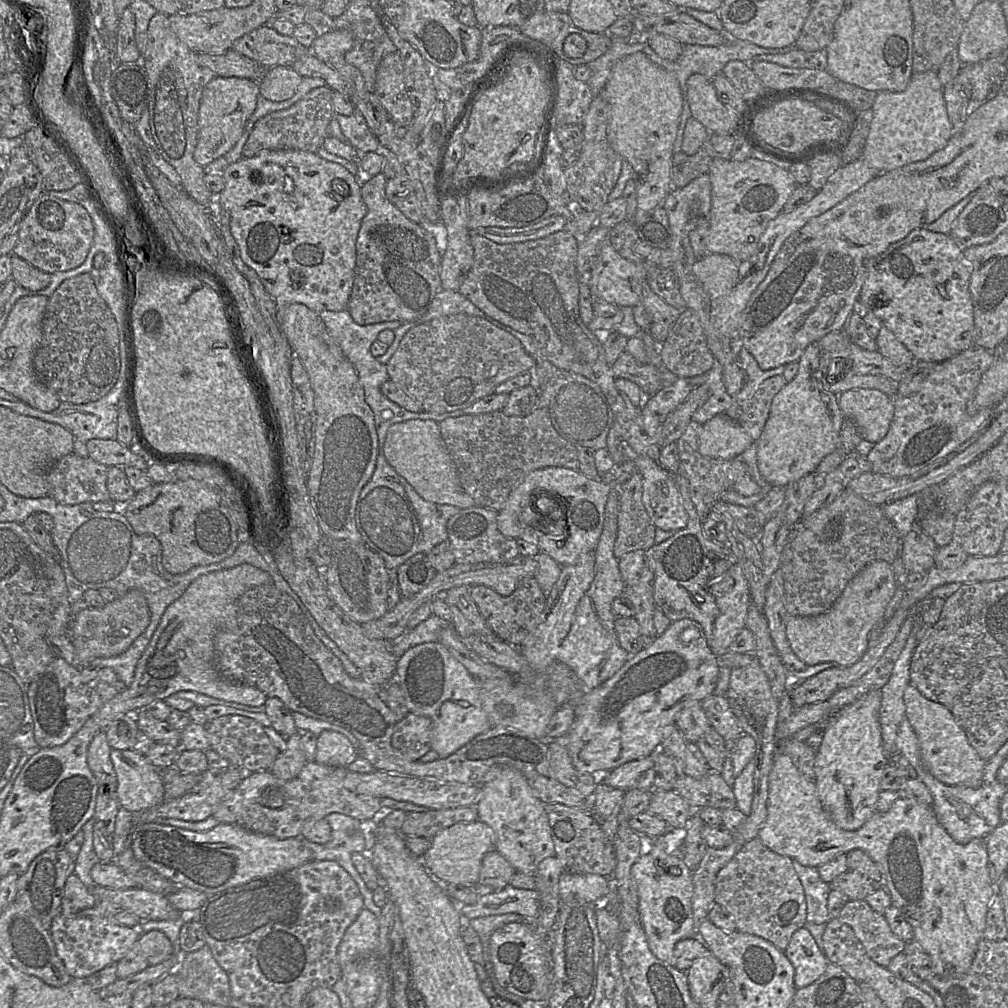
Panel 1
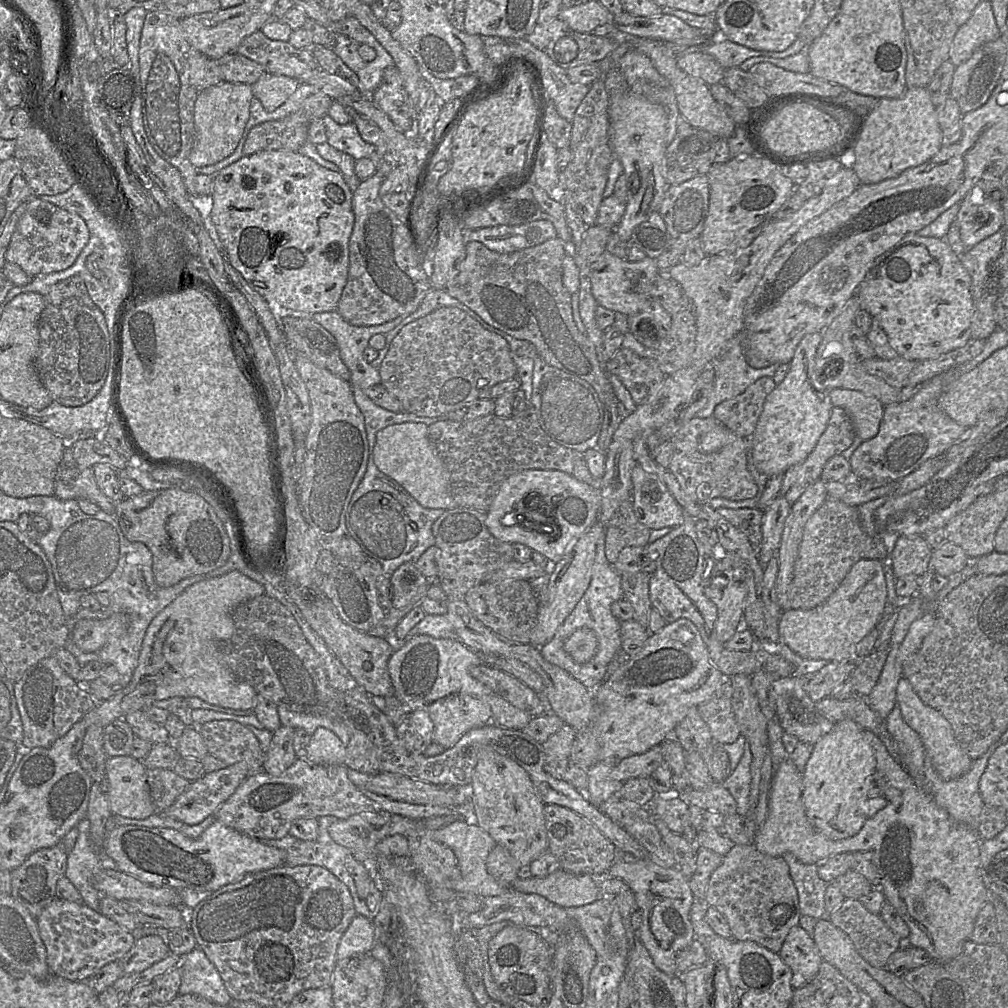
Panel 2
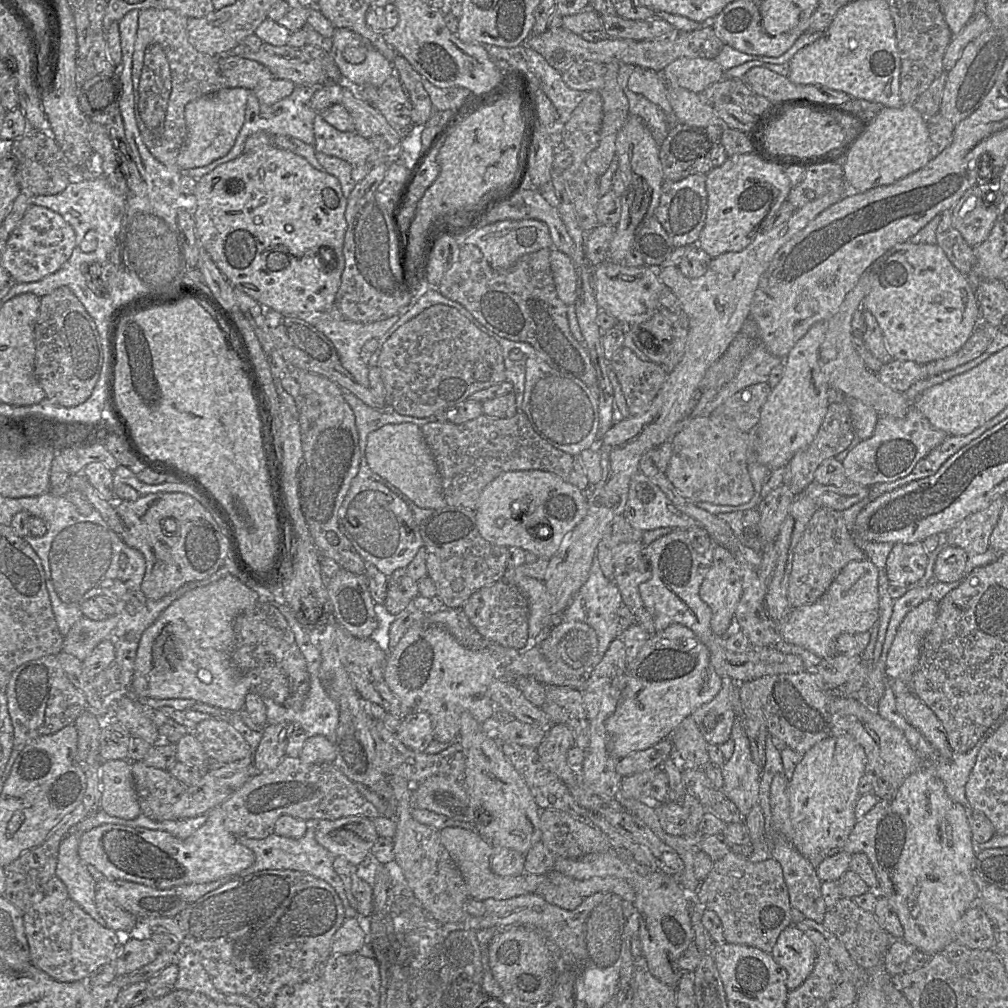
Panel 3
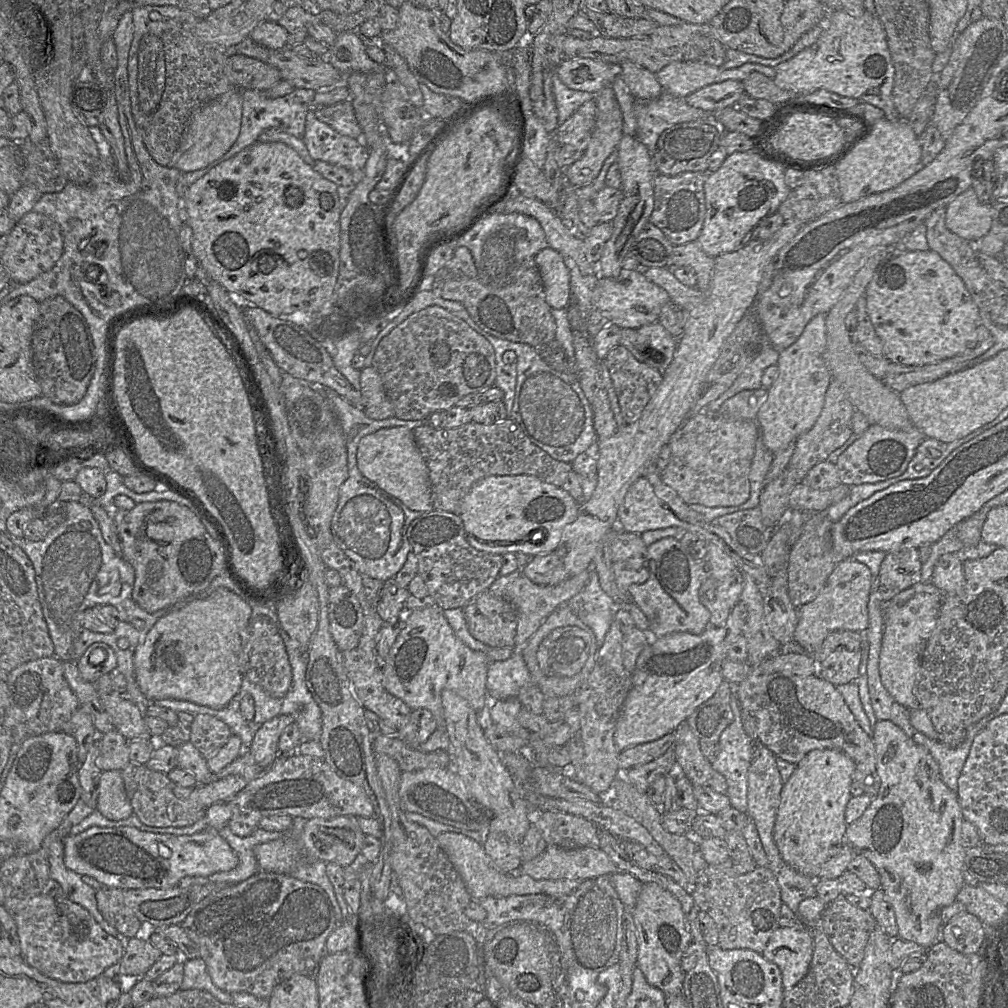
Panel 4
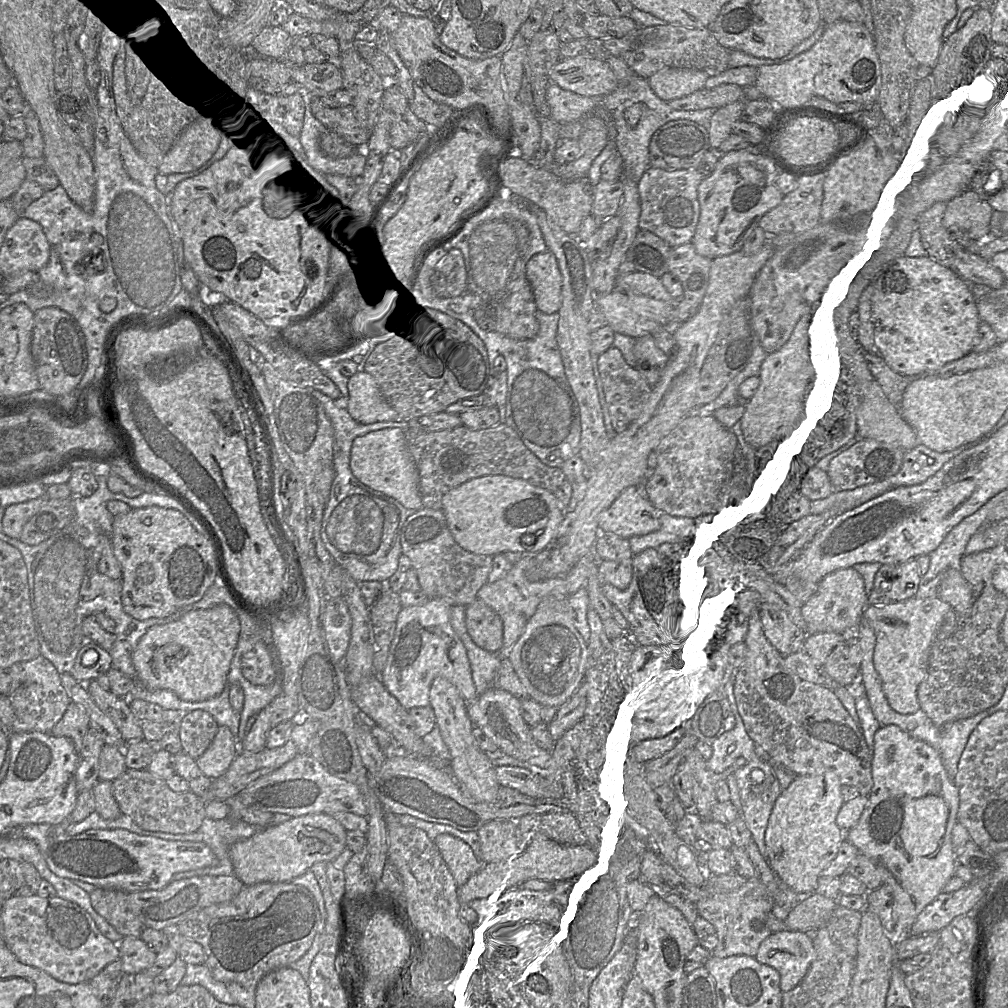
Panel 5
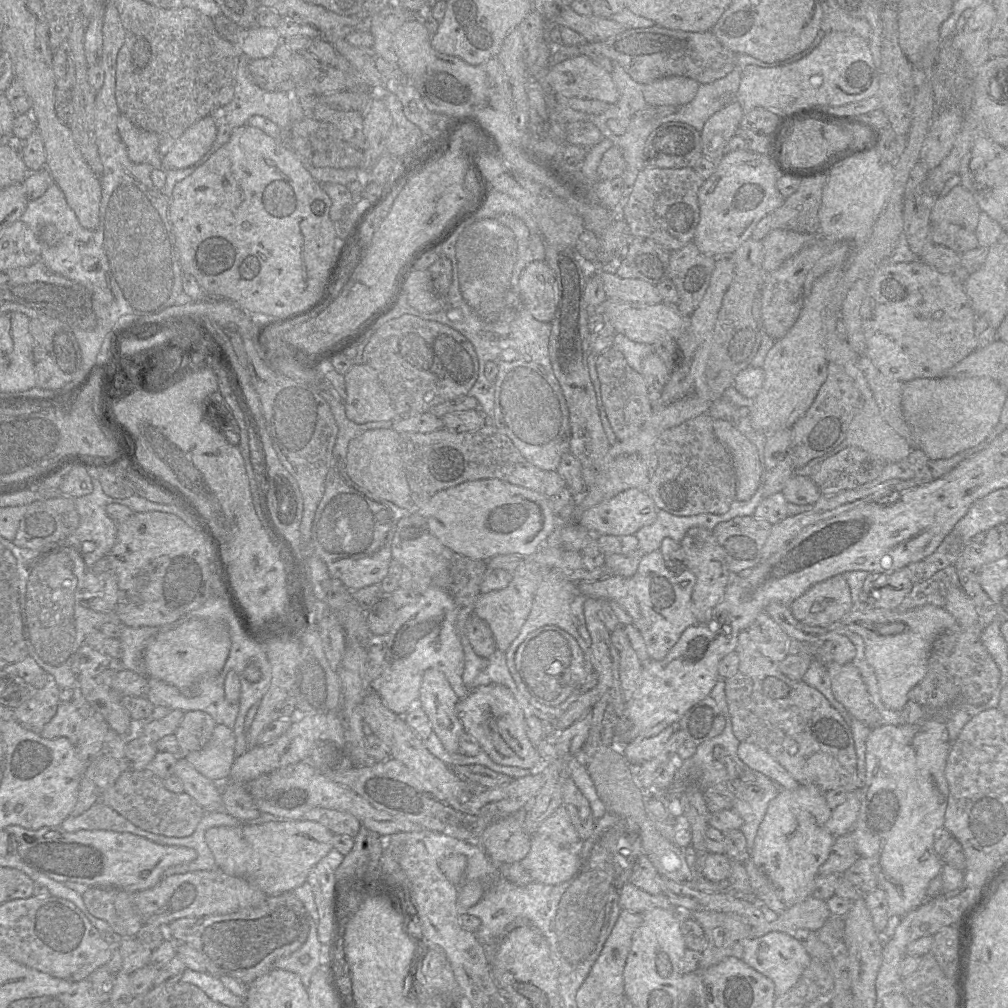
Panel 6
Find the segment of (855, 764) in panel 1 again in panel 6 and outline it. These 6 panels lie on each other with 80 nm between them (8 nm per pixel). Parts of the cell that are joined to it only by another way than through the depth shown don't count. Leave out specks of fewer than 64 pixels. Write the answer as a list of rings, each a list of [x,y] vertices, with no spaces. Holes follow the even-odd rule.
[[[815,785],[781,789],[768,805],[749,857],[778,889],[787,908],[812,896],[818,870],[827,860],[835,842],[827,828],[831,814],[825,792]]]

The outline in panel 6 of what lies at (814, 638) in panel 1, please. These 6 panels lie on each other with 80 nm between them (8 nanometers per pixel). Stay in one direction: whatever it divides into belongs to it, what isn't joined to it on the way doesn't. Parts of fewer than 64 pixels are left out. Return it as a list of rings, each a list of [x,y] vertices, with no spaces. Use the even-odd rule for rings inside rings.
[[[842,574],[815,584],[790,605],[793,616],[808,626],[830,625],[852,608],[850,589]]]

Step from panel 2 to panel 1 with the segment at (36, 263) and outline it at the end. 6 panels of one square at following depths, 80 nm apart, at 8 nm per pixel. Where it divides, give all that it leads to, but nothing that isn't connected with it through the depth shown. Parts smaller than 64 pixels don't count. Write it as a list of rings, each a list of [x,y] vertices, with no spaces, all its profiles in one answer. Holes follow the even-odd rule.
[[[43,193],[21,220],[12,254],[49,274],[72,270],[87,258],[94,233],[92,219],[83,206]]]

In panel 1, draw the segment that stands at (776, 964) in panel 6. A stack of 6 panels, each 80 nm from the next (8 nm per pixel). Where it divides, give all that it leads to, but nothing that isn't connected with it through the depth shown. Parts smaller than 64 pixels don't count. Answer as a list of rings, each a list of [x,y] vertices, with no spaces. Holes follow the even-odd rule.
[[[805,927],[799,928],[793,933],[784,954],[794,967],[796,989],[816,981],[829,964],[824,952]]]

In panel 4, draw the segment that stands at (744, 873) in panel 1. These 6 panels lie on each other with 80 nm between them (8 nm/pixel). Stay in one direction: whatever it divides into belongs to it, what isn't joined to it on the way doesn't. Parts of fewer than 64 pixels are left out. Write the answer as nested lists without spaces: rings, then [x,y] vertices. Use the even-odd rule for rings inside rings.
[[[731,859],[719,865],[708,865],[699,873],[696,884],[691,888],[692,897],[698,909],[715,921],[718,930],[718,947],[723,950],[749,949],[762,954],[772,933],[779,928],[780,909],[783,904],[780,889],[769,867],[756,866],[753,871],[738,876],[732,870],[733,865]]]

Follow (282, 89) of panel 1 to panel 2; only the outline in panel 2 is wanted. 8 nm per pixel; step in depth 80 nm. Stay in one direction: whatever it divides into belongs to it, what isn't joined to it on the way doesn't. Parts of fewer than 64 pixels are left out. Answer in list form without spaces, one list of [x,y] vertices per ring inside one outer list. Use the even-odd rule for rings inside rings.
[[[266,72],[251,85],[253,95],[267,111],[281,106],[298,88],[300,82],[286,75]]]

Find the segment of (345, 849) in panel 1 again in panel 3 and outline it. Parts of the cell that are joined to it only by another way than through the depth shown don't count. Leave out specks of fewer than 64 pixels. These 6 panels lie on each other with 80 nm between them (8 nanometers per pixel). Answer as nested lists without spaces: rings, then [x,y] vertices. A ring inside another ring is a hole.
[[[318,819],[307,820],[307,831],[301,838],[293,839],[272,833],[266,838],[247,838],[245,836],[236,836],[237,840],[244,846],[251,849],[255,854],[254,863],[241,871],[238,877],[244,877],[263,870],[296,870],[311,874],[317,878],[320,878],[330,884],[338,896],[340,897],[345,916],[357,918],[359,914],[354,909],[347,898],[344,883],[340,876],[335,872],[333,868],[333,862],[336,858],[330,851],[320,845],[315,839],[315,828],[318,824]]]

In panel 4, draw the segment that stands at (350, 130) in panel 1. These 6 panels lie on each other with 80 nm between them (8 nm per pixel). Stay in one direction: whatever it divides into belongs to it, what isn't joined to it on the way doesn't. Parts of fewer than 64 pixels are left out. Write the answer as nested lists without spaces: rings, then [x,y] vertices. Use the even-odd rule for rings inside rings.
[[[309,110],[307,113],[302,140],[315,161],[321,160],[342,166],[349,171],[363,169],[369,156],[369,148],[361,139],[339,134],[320,121],[315,116],[314,110]]]

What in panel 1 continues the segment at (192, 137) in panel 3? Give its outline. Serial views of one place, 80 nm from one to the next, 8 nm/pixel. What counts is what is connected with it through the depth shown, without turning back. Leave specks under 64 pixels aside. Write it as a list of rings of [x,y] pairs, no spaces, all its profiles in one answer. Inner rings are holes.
[[[215,77],[203,90],[198,114],[198,139],[194,160],[202,167],[230,151],[240,139],[254,112],[259,96],[259,81],[241,77]]]

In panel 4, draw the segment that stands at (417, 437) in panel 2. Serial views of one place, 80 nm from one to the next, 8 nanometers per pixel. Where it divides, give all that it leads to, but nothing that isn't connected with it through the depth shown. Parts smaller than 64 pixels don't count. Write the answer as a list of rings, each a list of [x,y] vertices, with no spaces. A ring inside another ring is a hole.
[[[390,427],[364,436],[357,449],[357,467],[367,479],[398,498],[409,509],[420,512],[434,510],[429,470],[415,444],[412,430]]]

